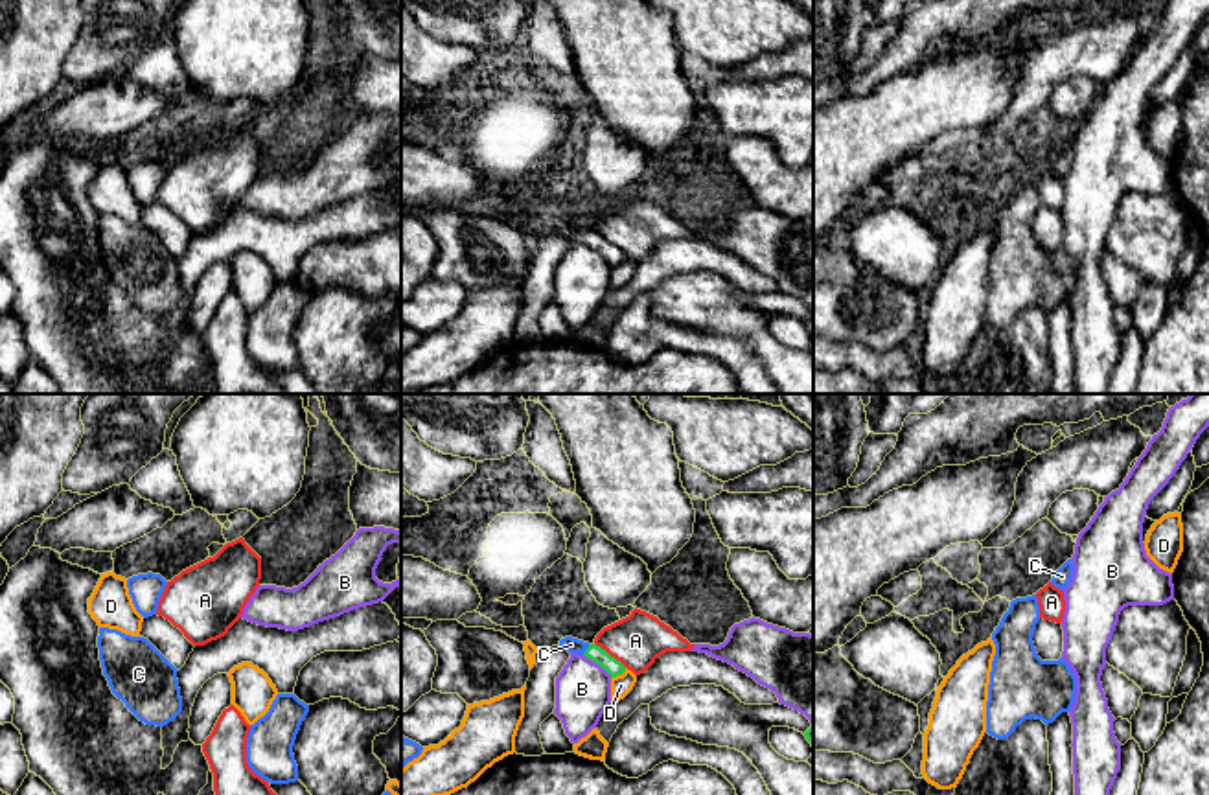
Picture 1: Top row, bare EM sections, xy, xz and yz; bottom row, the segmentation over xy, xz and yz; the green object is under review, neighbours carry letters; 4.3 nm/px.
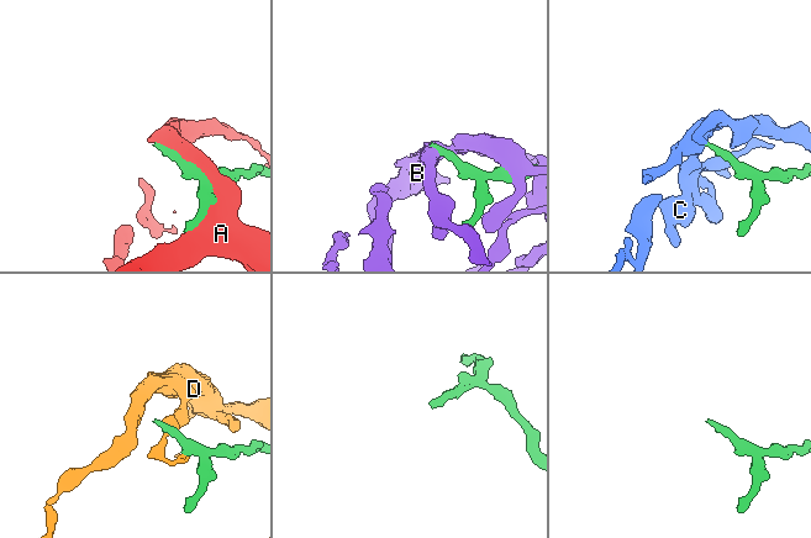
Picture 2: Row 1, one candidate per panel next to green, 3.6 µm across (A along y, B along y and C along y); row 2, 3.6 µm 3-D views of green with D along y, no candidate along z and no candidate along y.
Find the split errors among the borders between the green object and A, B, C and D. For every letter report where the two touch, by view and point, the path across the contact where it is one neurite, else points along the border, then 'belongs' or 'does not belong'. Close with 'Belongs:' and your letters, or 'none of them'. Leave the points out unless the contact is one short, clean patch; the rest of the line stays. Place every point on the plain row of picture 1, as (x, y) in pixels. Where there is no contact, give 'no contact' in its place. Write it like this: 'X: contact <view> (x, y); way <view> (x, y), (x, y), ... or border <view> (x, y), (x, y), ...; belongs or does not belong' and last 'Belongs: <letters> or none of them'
A: contact xz (610, 243); does not belong
B: contact xz (598, 251); does not belong
C: contact xz (586, 238); way xz (613, 254), (586, 238), (571, 232); belongs
D: contact xz (619, 262); does not belong
Belongs: C

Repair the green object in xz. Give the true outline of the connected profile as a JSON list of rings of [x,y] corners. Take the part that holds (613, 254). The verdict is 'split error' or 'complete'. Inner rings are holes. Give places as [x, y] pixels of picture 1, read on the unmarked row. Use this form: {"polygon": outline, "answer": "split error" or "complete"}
{"polygon": [[[565,225],[559,228],[559,234],[563,234],[569,241],[580,241],[594,248],[611,263],[611,267],[626,259],[626,254],[620,248],[611,245],[605,237],[602,237],[596,232],[589,232],[589,230],[572,226],[572,225]]], "answer": "split error"}

